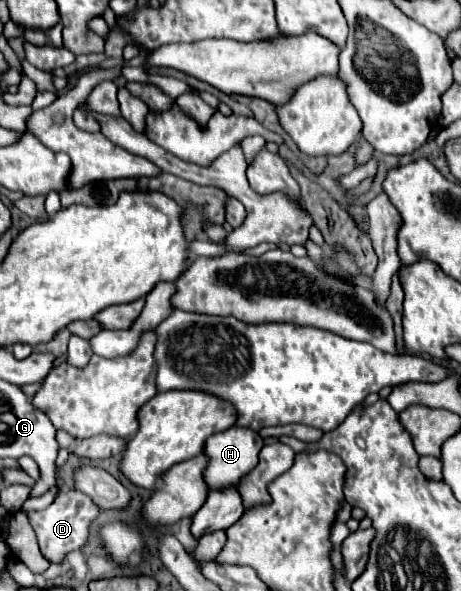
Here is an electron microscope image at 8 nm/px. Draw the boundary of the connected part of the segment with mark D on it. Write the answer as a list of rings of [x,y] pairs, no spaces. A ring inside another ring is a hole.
[[[60,489],[60,495],[54,499],[54,503],[48,509],[30,511],[28,517],[36,531],[36,539],[42,555],[52,563],[60,563],[62,557],[68,555],[70,551],[84,547],[88,541],[88,525],[98,515],[98,511],[100,511],[98,505],[92,503],[88,495],[80,491],[70,491],[70,489]]]

